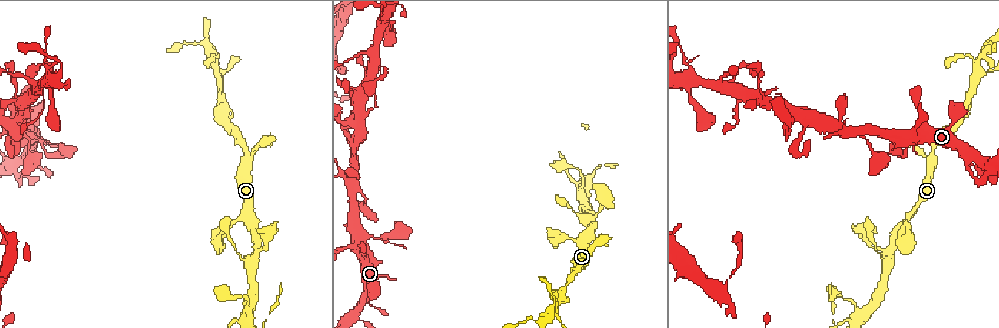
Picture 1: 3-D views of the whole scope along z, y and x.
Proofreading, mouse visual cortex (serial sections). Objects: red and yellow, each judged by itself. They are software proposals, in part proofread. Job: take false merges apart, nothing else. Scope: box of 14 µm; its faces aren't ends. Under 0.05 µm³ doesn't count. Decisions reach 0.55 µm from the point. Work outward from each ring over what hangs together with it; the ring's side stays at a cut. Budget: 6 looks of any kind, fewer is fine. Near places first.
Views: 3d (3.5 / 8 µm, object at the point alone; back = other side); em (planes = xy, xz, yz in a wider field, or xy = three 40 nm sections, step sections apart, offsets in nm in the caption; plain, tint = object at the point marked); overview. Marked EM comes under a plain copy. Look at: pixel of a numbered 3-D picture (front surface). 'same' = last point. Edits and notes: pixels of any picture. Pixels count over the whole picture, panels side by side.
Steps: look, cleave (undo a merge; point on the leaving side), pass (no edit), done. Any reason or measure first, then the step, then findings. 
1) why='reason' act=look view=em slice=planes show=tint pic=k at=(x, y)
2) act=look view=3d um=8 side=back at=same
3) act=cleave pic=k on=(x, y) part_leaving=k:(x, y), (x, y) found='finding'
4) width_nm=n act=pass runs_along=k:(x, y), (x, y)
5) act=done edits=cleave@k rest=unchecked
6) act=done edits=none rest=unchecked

act=look view=3d um=3.5 pic=1 at=(842, 129)

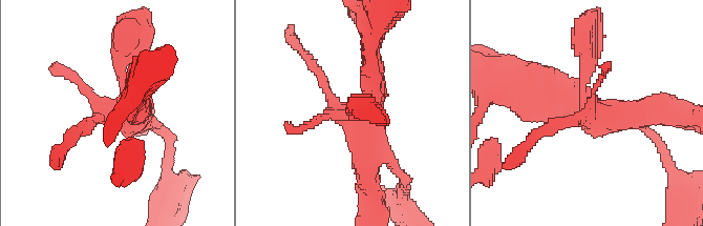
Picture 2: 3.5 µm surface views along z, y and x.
why='need the tissue' act=look view=em slice=xy step=3 show=tint pic=2 at=(583, 107)

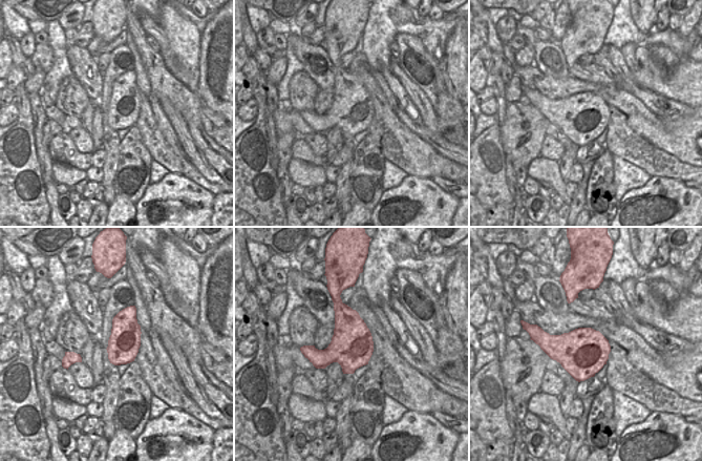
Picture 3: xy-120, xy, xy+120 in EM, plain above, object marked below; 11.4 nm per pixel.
act=pass runs_along=2:(653, 112), (596, 116), (522, 94) found='continuous, no second cell'

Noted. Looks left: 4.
why='three-way junction' act=look view=3d um=3.5 pic=1 at=(352, 95)

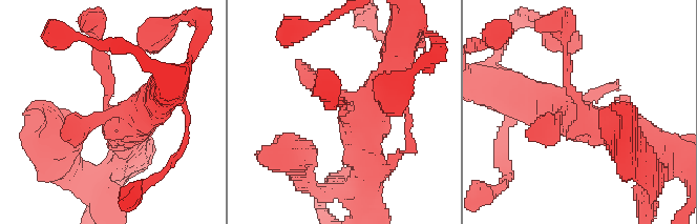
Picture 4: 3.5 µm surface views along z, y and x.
why='now the EM' act=look view=em slice=xy step=1 show=tint pic=4 at=(584, 117)

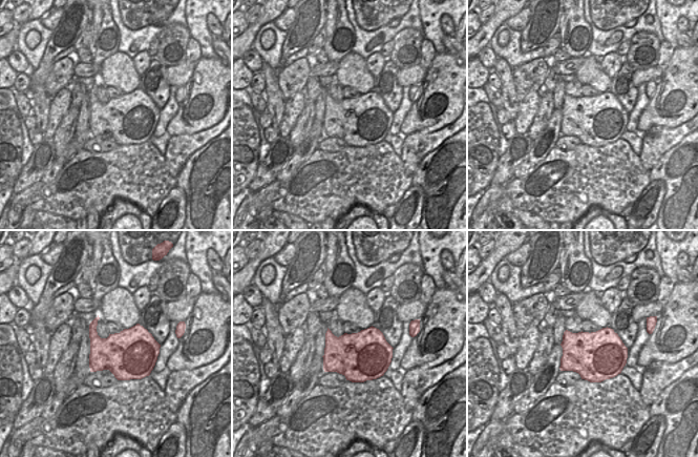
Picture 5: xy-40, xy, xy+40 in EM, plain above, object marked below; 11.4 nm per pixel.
act=pass runs_along=4:(650, 138), (577, 122), (532, 96) found='one cell here'

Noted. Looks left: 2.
why='sharp bend' act=look view=3d um=3.5 pic=1 at=(218, 56)

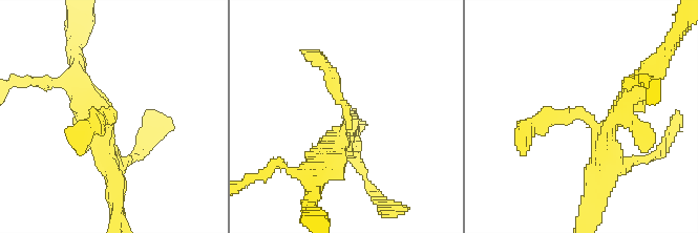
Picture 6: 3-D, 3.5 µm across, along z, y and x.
why='shape alone is not enough' act=look view=em slice=xy step=5 show=tint pic=6 at=(348, 122)

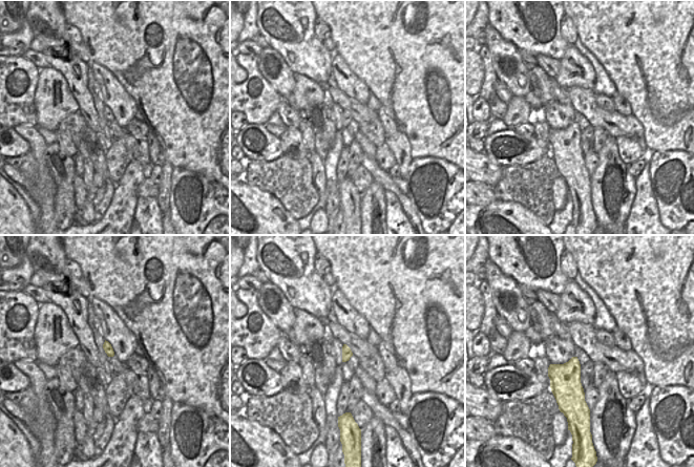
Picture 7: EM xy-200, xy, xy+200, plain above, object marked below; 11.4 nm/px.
act=pass runs_along=6:(348, 133), (339, 139), (348, 114), (322, 63) found='one cell here'

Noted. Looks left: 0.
act=done edits=none rest=unchecked

